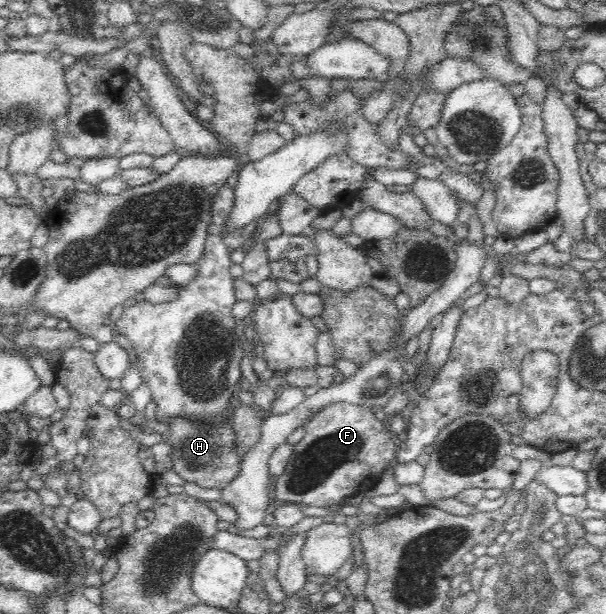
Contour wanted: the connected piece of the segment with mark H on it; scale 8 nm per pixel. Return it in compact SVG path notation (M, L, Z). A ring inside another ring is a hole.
M230 416L221 422L171 418L167 423L172 429L169 440L173 446L170 453L173 456L173 467L186 483L195 483L203 489L221 491L237 477L241 458L235 449L236 441Z

